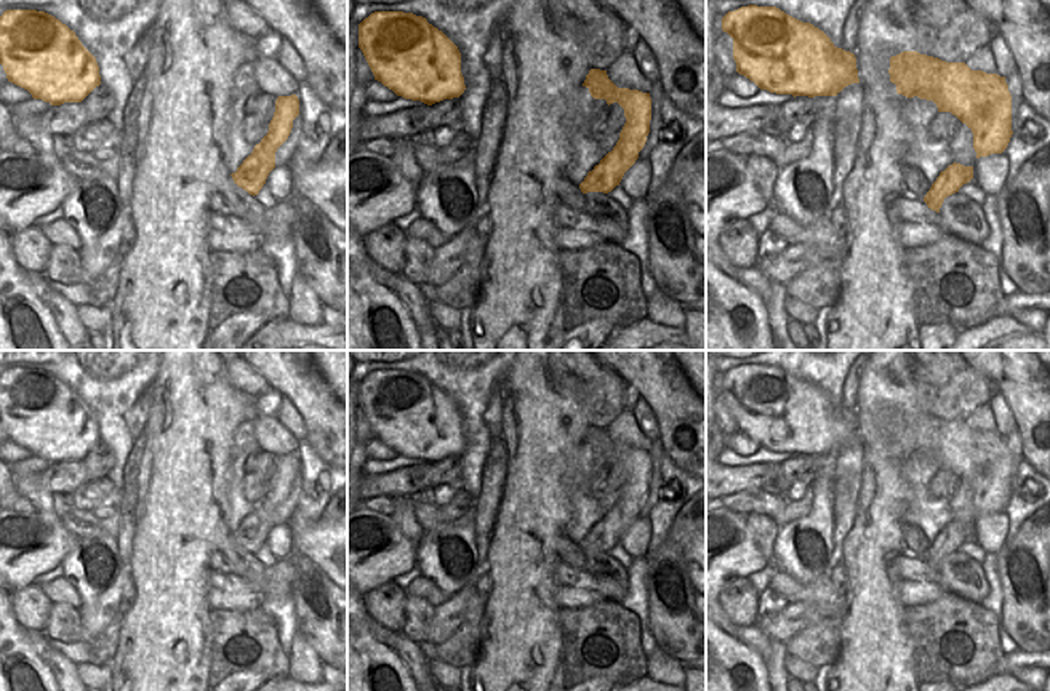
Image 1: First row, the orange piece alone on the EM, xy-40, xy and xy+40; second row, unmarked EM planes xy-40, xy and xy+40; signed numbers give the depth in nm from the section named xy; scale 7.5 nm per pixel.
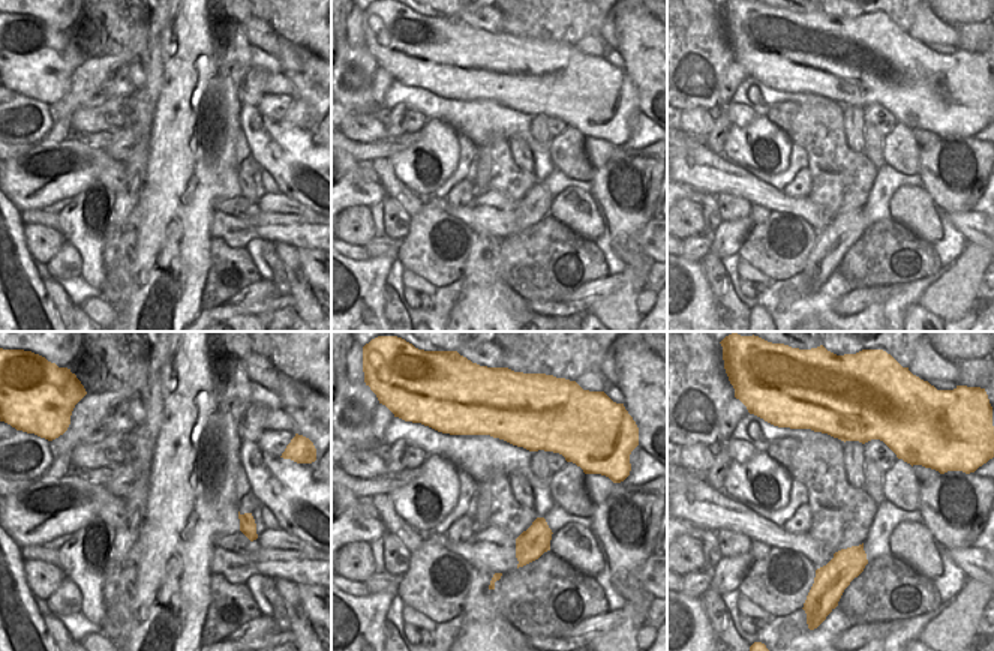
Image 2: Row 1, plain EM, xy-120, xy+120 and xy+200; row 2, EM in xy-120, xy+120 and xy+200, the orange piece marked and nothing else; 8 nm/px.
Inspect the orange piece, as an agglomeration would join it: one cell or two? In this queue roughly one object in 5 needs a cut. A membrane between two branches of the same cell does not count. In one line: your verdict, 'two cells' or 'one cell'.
one cell

